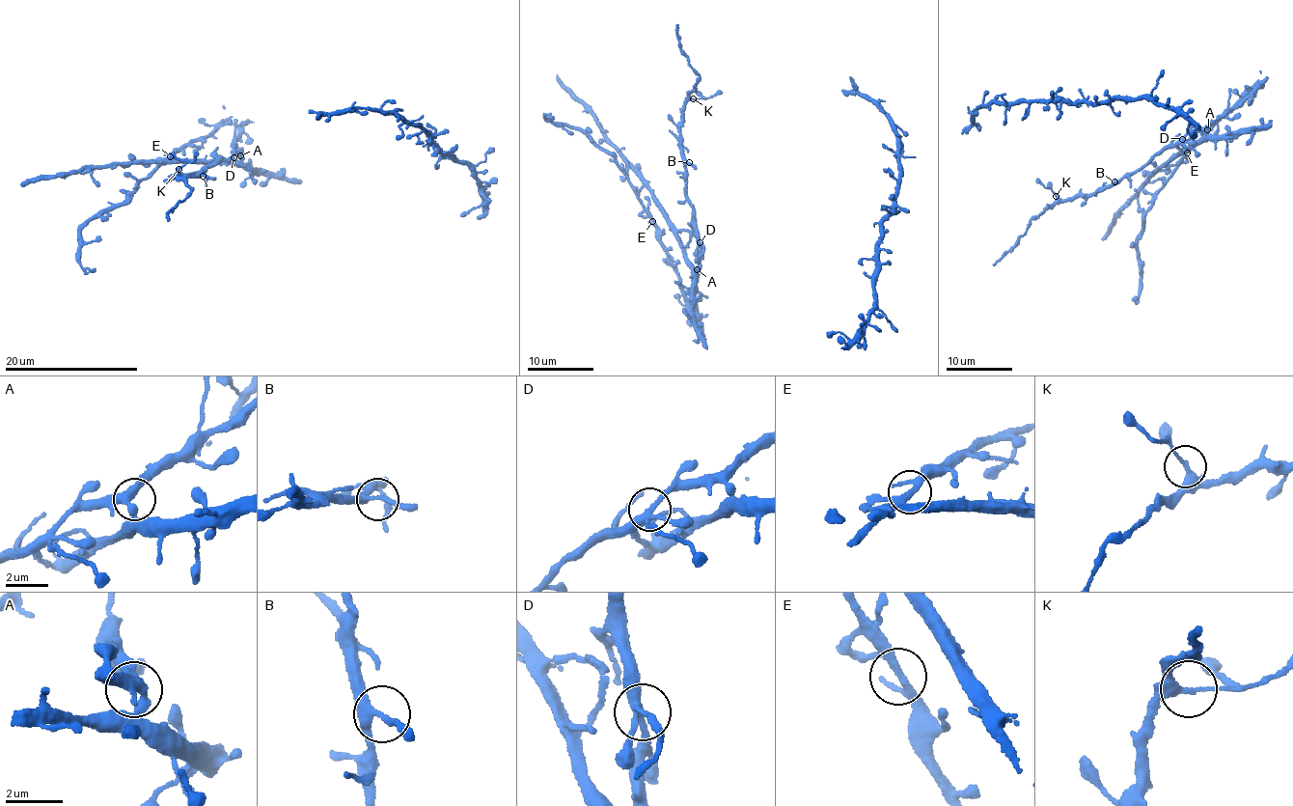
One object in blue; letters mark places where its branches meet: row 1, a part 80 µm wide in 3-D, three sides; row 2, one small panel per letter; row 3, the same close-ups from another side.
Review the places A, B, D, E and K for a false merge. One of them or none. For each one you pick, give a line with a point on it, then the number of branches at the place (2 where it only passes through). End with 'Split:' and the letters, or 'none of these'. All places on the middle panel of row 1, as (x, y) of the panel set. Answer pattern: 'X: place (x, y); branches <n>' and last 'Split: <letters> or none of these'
K: place (693, 98); branches 4
Split: K

